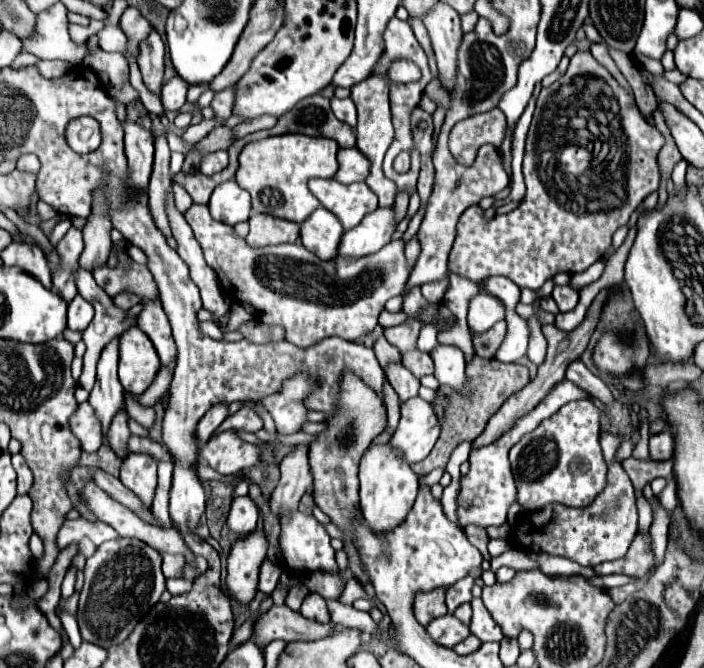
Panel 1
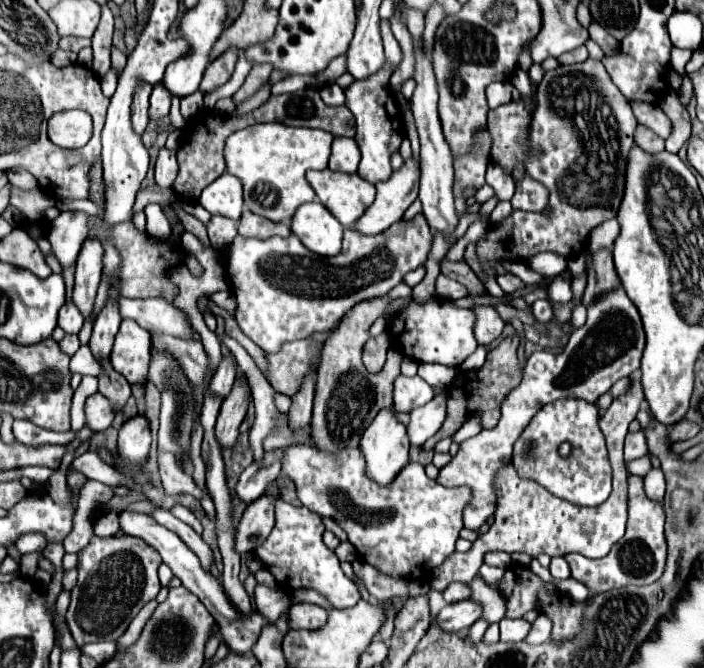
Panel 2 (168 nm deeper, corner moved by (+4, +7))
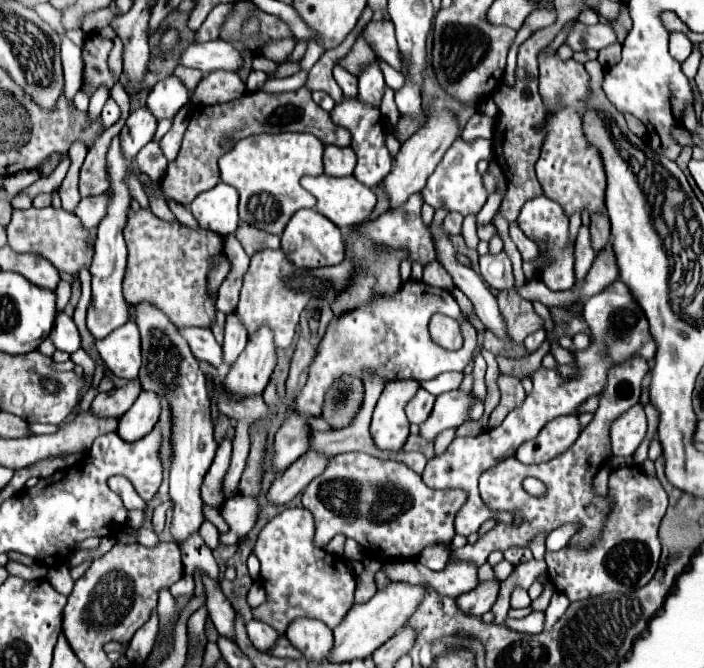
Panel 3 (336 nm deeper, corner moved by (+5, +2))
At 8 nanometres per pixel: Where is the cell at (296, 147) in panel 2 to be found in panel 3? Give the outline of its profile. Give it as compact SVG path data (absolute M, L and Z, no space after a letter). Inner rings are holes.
M282 132L282 134L248 136L244 140L238 140L234 144L234 148L218 160L218 164L220 164L222 182L234 186L240 194L240 220L248 222L250 226L256 226L264 232L282 234L294 212L298 212L302 208L314 208L316 198L300 186L300 178L306 174L320 176L324 172L322 158L324 158L324 144L320 144L320 140L316 140L316 136Z

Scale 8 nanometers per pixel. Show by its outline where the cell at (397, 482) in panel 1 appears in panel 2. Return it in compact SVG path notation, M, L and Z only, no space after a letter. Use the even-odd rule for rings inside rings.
M391 407L381 409L365 429L361 451L367 461L367 475L377 483L389 483L405 467L405 461L409 461L409 437Z

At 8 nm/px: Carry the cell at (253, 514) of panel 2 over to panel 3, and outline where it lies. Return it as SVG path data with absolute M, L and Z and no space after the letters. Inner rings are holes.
M306 452L304 456L300 456L300 460L296 460L286 472L282 472L274 480L274 484L266 494L268 502L282 506L294 500L294 496L300 494L310 484L312 478L324 472L326 464L328 464L328 456L320 456L318 452Z

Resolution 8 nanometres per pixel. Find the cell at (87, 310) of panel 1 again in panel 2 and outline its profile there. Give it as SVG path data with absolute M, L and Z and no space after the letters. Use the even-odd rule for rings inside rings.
M67 301L61 309L59 309L59 327L65 333L73 333L77 335L83 327L83 319L81 313L77 313L77 307L73 305L73 301Z

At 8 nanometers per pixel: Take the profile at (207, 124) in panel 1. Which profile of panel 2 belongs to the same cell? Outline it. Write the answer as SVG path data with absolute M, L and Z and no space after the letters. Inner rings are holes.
M261 63L261 65L253 65L253 69L251 69L251 73L247 75L247 79L245 79L245 83L243 83L243 87L237 91L237 95L233 97L235 99L235 103L241 103L243 99L247 99L249 95L253 95L267 79L269 79L269 75L271 75L271 71L273 71L273 67L269 65L269 63Z

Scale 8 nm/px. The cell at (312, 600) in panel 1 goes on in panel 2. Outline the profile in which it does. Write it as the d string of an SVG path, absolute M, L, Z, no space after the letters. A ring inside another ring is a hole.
M295 603L287 615L289 629L321 629L327 623L327 609L313 603Z

